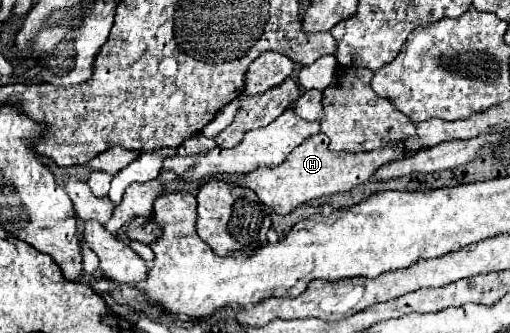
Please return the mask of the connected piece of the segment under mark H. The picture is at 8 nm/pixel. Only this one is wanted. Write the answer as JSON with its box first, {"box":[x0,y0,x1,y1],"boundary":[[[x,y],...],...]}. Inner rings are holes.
{"box":[238,132,414,214],"boundary":[[[320,132],[320,134],[306,138],[306,142],[302,142],[298,148],[294,148],[290,152],[290,156],[286,158],[286,162],[282,162],[280,166],[258,168],[258,170],[246,174],[242,180],[238,180],[238,184],[254,190],[258,194],[258,198],[264,204],[272,206],[278,214],[288,214],[294,208],[298,208],[300,204],[310,202],[312,198],[322,198],[322,196],[352,190],[354,186],[368,182],[368,178],[372,176],[372,172],[378,166],[388,164],[392,160],[406,158],[408,154],[412,156],[414,152],[408,152],[404,148],[404,144],[386,146],[386,148],[378,148],[372,152],[332,152],[328,148],[328,136]]]}

